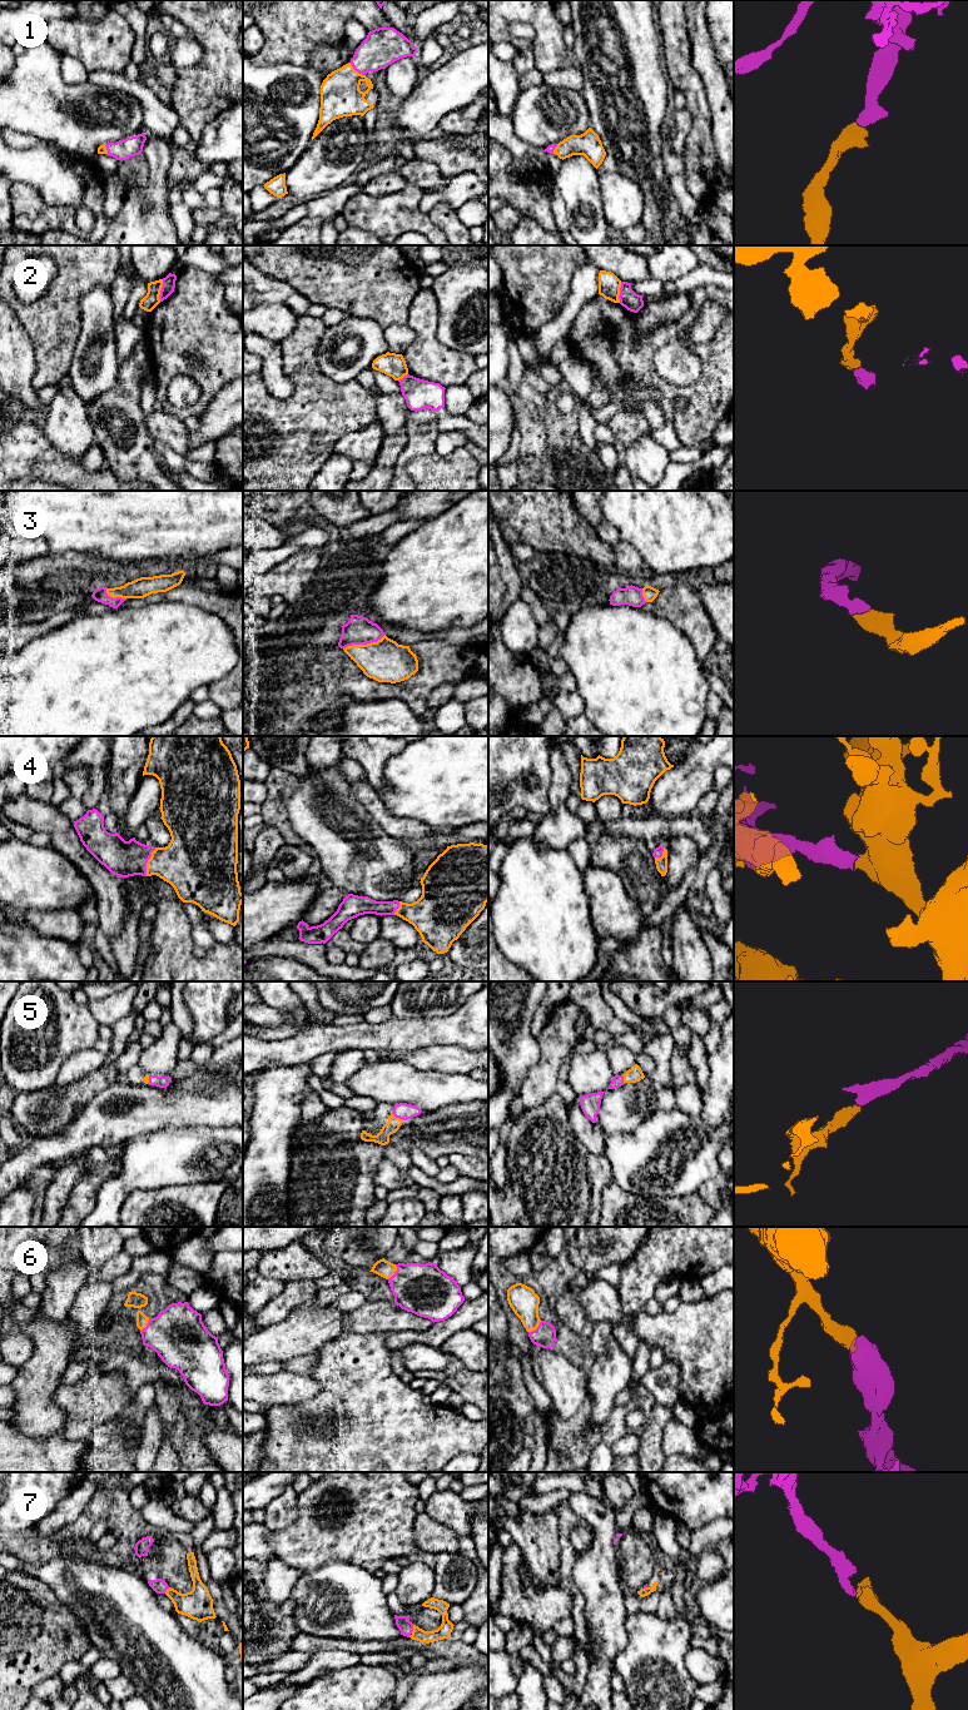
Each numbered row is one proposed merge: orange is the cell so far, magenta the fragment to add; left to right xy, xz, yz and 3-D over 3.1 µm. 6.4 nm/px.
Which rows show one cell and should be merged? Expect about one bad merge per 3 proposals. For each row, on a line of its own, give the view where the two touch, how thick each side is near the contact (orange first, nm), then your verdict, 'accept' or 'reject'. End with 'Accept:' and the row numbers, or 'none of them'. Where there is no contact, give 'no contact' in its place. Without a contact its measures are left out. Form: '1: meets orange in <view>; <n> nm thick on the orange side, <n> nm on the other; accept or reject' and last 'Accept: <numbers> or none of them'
1: meets orange in xz; 260 nm thick on the orange side, 240 nm on the other; accept
2: meets orange in xy; 100 nm thick on the orange side, 80 nm on the other; reject
3: meets orange in xz; 280 nm thick on the orange side, 180 nm on the other; accept
4: meets orange in xy; 340 nm thick on the orange side, 240 nm on the other; accept
5: meets orange in xz; 90 nm thick on the orange side, 110 nm on the other; accept
6: meets orange in xz; 110 nm thick on the orange side, 320 nm on the other; accept
7: meets orange in xz; 90 nm thick on the orange side, 90 nm on the other; accept
Accept: 1, 3, 4, 5, 6, 7

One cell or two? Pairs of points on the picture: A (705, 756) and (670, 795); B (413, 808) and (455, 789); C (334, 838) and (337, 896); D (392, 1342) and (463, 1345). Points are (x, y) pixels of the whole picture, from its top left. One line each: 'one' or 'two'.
A: one
B: one
C: two
D: two

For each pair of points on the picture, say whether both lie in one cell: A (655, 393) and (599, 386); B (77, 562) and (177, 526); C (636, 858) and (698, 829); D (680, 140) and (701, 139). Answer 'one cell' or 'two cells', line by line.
A: two cells
B: two cells
C: two cells
D: two cells

